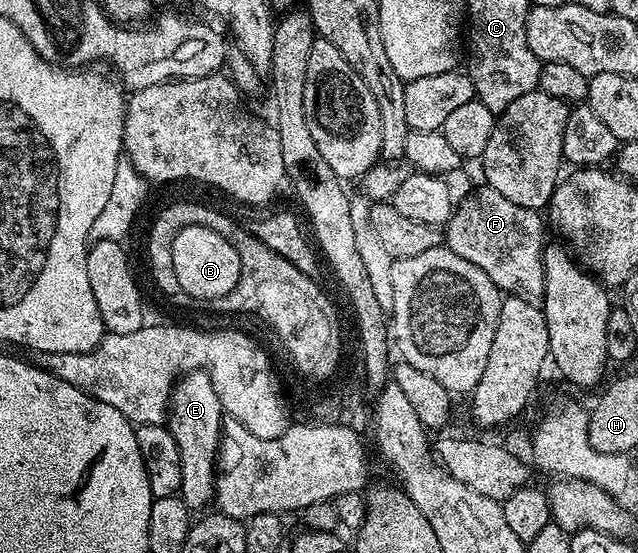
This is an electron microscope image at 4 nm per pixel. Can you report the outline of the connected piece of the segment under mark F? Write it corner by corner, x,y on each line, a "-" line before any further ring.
483,185
481,189
455,205
454,214
444,227
446,249
468,260
468,264
476,264
476,268
496,284
499,292
531,300
541,299
546,288
546,269
542,263
543,215
537,210
512,204
512,200
500,196
500,192
491,186

